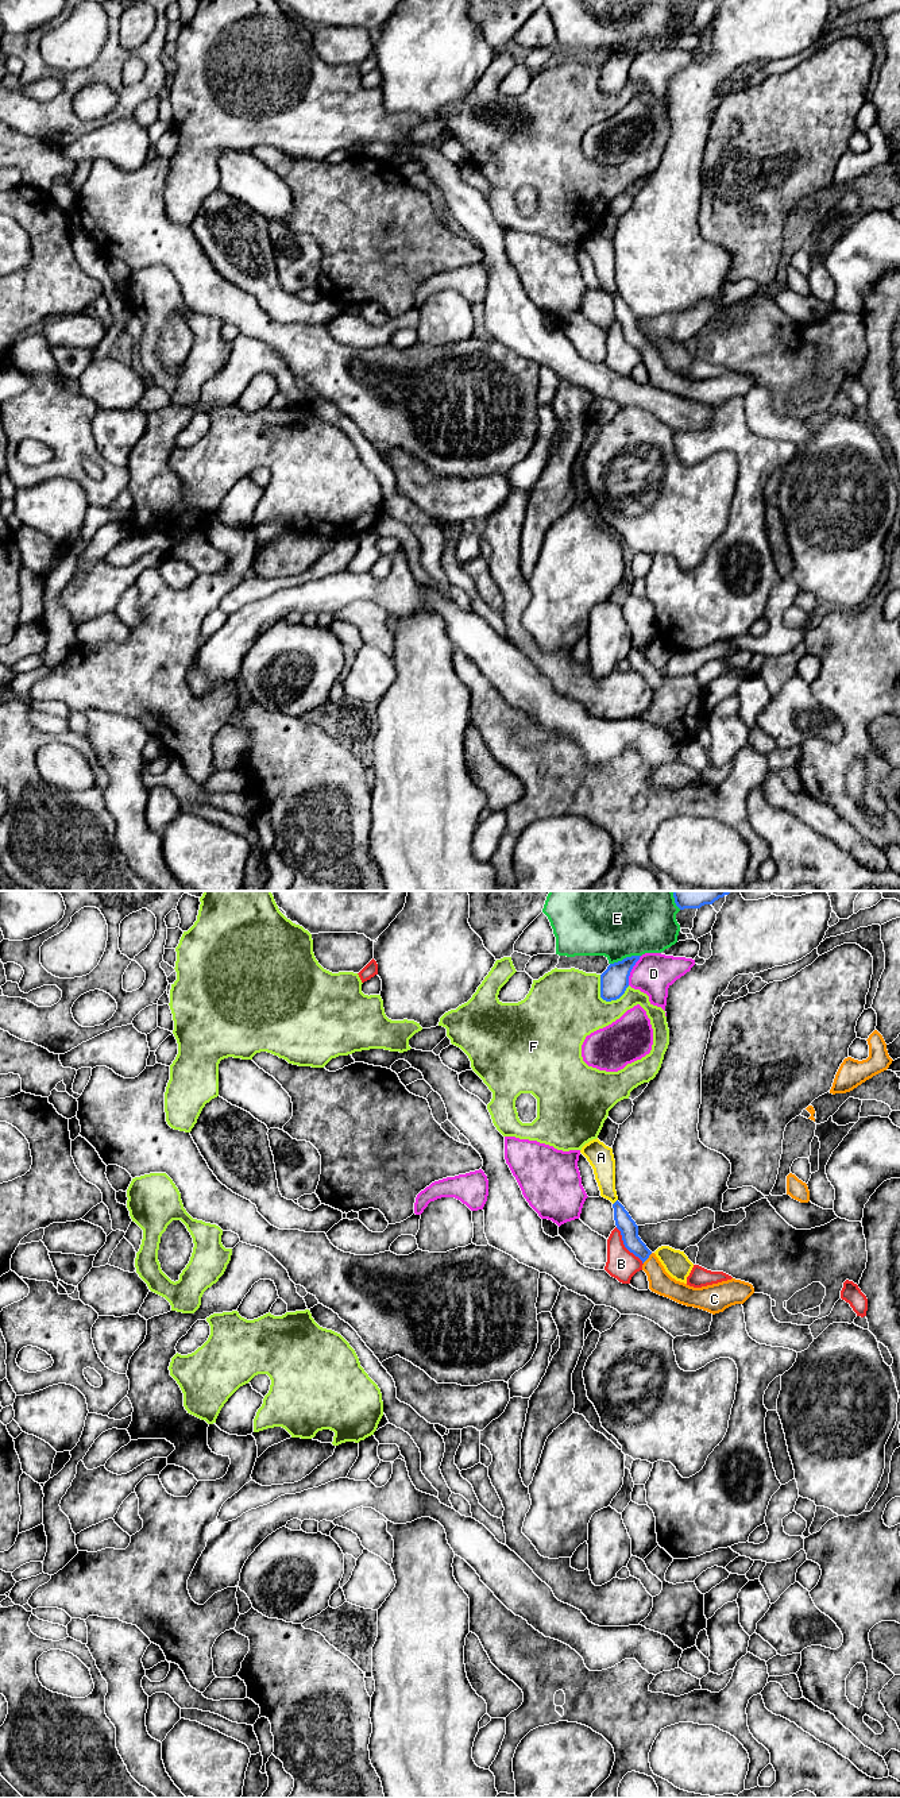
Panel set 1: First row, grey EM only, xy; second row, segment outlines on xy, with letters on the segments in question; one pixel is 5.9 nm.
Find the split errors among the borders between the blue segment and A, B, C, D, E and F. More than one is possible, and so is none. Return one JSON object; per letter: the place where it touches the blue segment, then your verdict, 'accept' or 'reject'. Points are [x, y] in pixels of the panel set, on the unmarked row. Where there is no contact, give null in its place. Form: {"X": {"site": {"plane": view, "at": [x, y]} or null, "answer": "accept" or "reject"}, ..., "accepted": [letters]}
{"A": {"site": {"plane": "xy", "at": [615, 294]}, "answer": "reject"}, "B": {"site": {"plane": "xy", "at": [625, 339]}, "answer": "reject"}, "C": {"site": {"plane": "xy", "at": [647, 351]}, "answer": "accept"}, "D": {"site": {"plane": "xy", "at": [630, 64]}, "answer": "reject"}, "E": {"site": {"plane": "xy", "at": [626, 50]}, "answer": "reject"}, "F": {"site": {"plane": "xy", "at": [605, 92]}, "answer": "reject"}, "accepted": ["C"]}

